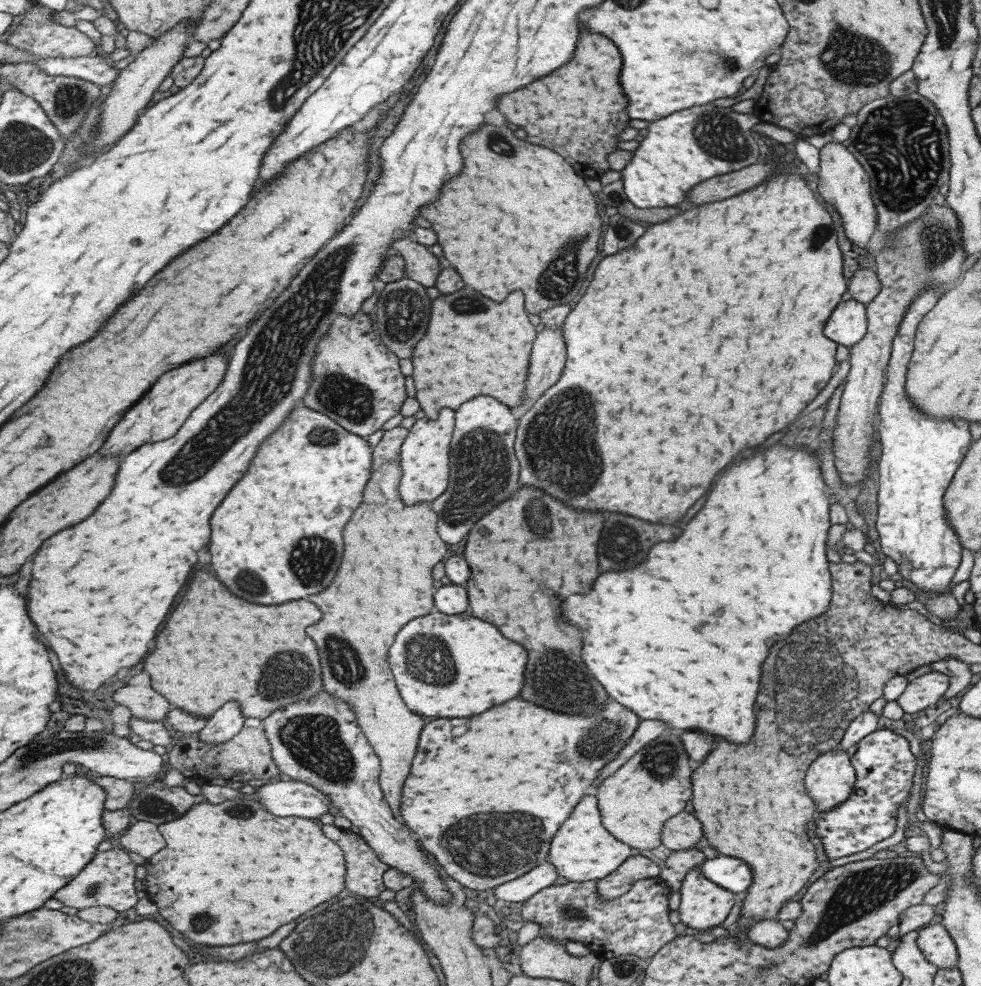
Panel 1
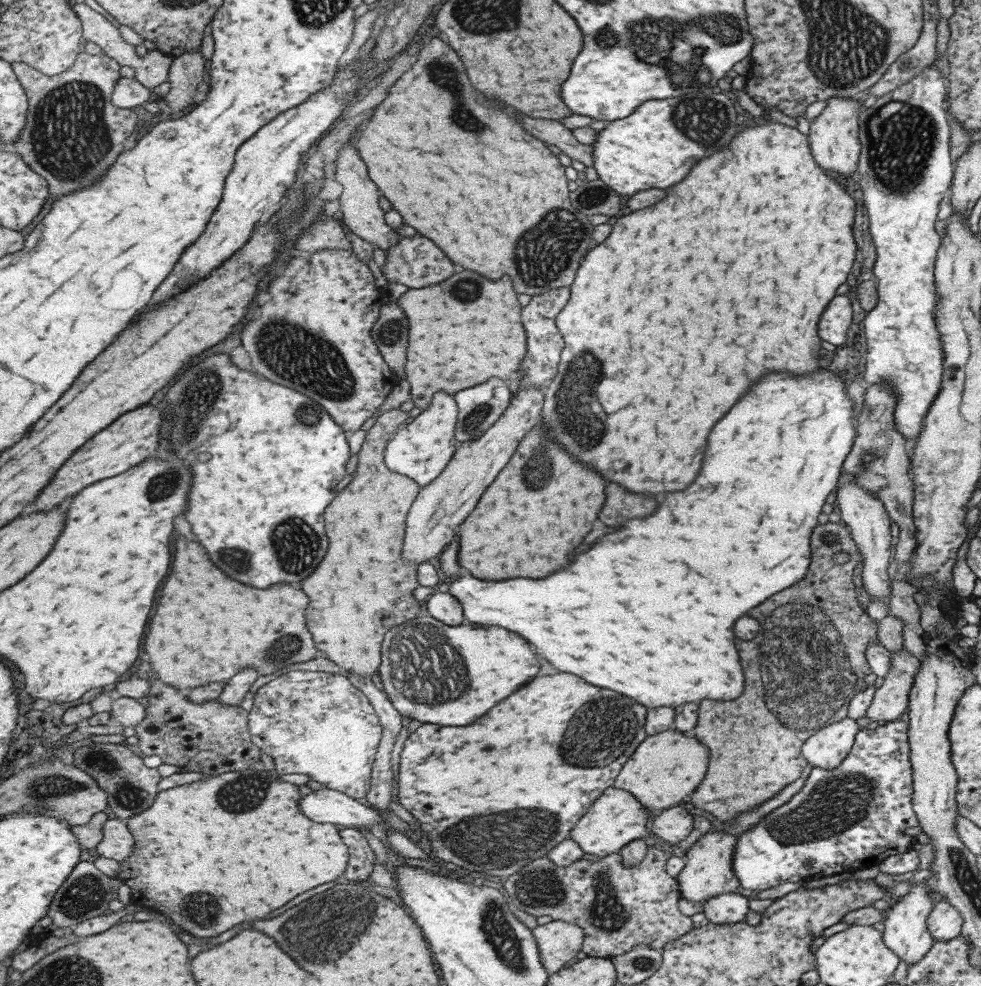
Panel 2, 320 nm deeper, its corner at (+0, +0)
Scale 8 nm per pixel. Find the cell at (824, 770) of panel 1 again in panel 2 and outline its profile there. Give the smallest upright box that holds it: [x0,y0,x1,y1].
[801,716,857,770]

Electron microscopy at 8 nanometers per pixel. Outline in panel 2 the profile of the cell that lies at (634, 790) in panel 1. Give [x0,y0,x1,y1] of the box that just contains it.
[612,728,709,817]

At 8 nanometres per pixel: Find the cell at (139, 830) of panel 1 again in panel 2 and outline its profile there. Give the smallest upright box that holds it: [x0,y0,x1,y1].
[96,817,136,862]

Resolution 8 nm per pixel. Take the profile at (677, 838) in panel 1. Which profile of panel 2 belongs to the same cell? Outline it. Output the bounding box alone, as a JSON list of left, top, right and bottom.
[648,806,692,845]

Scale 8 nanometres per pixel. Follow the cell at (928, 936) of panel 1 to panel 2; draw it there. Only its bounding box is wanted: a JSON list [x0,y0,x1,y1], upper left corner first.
[924,899,962,941]

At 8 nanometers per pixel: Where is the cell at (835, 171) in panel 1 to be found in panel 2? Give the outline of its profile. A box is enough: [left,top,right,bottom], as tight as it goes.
[806,96,863,176]

